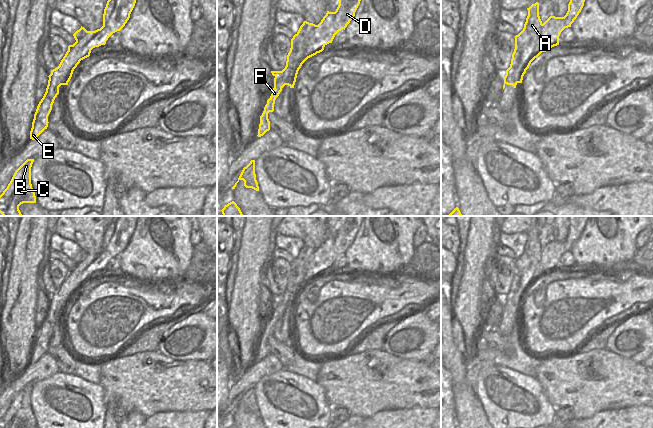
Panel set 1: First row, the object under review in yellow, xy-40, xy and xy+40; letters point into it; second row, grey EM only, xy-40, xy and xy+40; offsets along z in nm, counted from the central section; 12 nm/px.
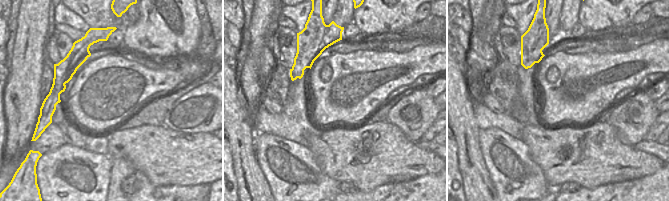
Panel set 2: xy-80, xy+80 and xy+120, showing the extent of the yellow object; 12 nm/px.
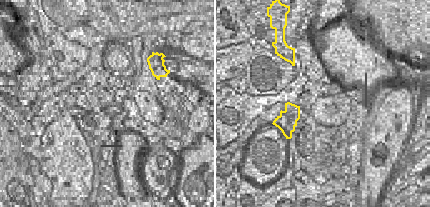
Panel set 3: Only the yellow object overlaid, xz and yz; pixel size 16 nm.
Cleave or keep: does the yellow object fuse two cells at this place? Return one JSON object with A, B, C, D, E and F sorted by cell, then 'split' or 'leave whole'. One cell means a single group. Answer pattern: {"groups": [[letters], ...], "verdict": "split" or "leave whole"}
{"groups": [["A"], ["B", "C", "D", "E", "F"]], "verdict": "split"}

